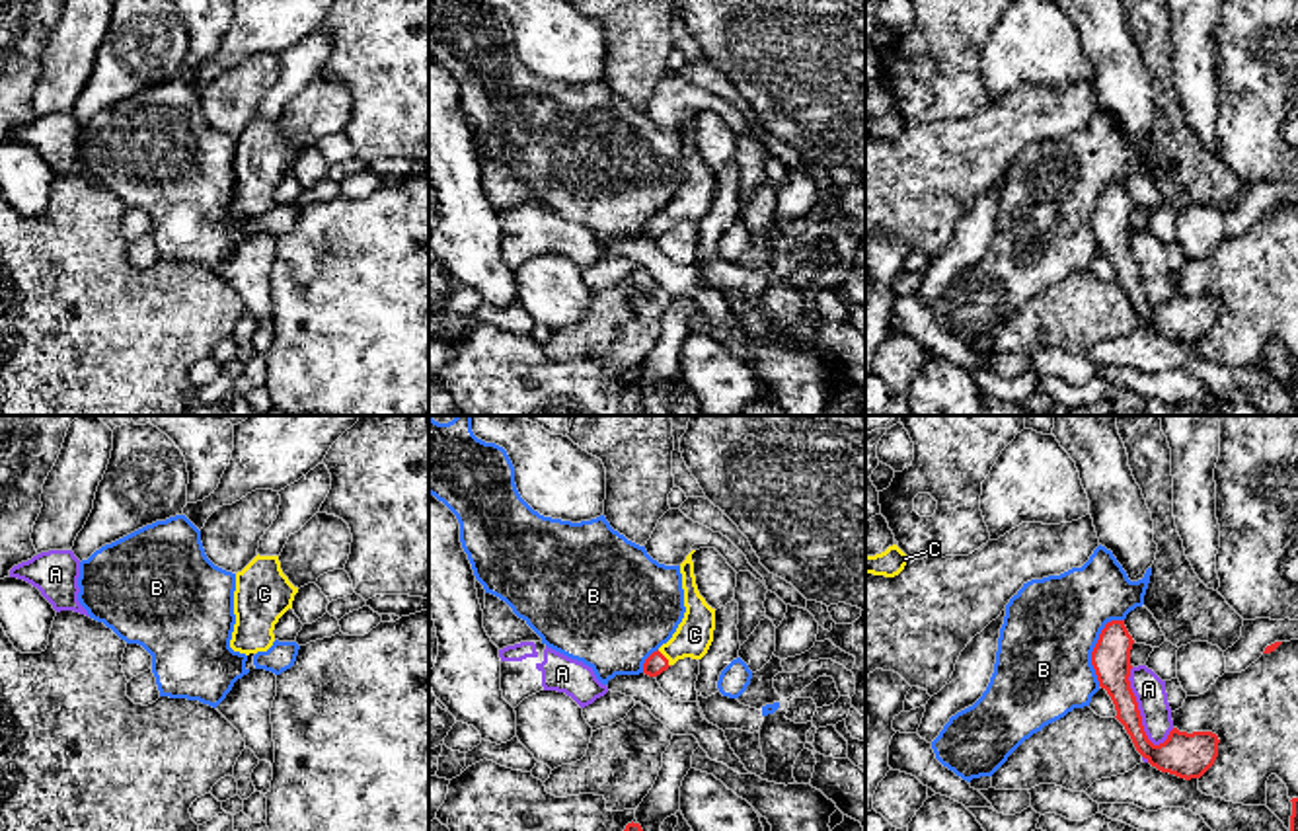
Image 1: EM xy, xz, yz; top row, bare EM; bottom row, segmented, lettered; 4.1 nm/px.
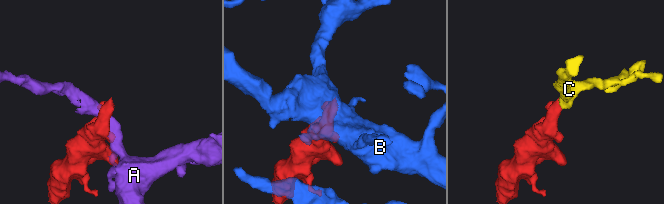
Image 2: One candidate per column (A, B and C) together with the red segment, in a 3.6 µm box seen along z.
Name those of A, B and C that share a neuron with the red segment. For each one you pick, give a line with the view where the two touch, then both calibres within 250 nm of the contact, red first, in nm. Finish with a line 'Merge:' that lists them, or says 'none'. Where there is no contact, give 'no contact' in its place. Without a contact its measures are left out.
C: contact in xz; calibres 90 and 160 nm
Merge: C

